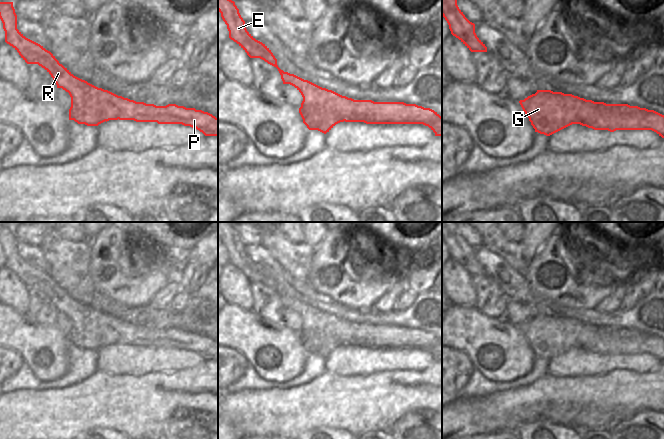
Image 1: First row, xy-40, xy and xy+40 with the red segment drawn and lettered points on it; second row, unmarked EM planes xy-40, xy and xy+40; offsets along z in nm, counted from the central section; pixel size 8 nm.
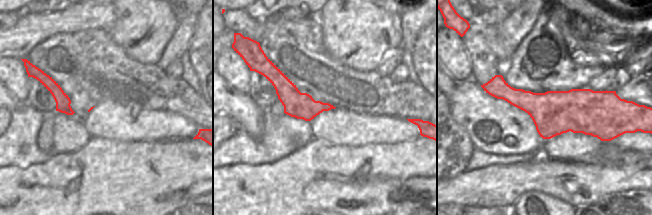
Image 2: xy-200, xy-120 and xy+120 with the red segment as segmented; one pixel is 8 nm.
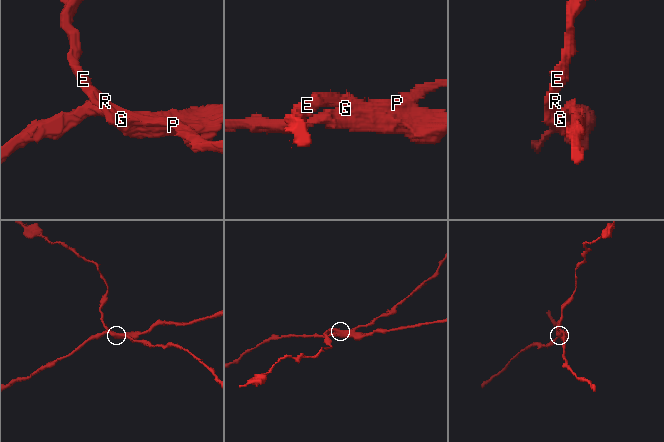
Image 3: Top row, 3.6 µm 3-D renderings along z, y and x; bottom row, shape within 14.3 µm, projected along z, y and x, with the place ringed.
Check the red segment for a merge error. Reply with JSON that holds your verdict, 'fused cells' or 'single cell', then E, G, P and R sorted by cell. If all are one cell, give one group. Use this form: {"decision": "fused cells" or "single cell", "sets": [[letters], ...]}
{"decision": "fused cells", "sets": [["E", "P", "R"], ["G"]]}

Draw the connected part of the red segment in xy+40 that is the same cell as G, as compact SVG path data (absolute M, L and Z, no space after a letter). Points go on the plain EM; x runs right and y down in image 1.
M540 316L519 325L535 356L550 360L572 348L594 354L652 354L664 362L664 339L628 328L606 328L562 316Z

